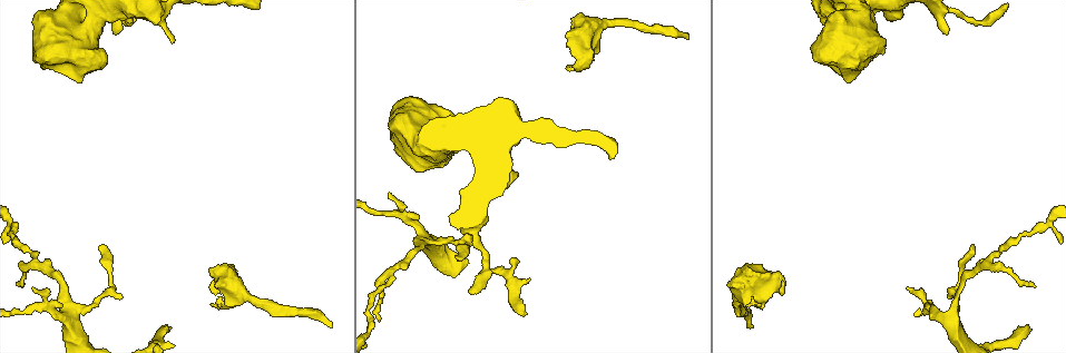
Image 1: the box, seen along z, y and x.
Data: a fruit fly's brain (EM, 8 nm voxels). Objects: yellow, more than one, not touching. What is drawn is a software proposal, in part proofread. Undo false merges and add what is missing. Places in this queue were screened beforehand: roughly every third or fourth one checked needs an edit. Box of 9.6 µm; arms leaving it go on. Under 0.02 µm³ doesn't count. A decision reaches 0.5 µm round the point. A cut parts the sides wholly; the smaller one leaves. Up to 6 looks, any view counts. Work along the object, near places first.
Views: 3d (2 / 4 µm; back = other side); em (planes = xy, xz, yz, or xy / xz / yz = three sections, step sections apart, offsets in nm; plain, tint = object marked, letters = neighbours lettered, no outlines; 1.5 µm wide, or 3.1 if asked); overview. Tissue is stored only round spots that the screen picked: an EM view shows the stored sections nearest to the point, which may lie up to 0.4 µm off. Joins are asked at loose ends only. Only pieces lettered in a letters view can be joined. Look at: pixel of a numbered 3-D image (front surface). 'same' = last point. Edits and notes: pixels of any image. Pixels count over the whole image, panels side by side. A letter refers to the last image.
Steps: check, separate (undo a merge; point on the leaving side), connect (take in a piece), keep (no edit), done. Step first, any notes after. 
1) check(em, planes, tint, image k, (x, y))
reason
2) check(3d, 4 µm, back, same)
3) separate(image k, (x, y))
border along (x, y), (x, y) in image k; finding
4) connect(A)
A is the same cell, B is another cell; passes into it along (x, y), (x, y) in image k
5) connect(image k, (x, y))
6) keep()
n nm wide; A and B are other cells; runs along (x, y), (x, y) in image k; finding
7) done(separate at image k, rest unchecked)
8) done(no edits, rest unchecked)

check(em, planes, letters, image 1, (168, 326))
free end

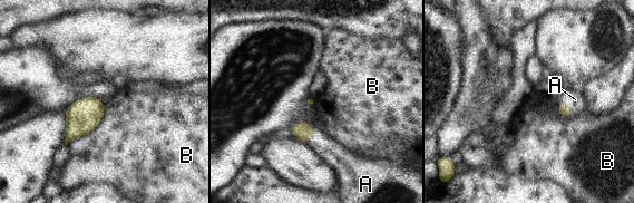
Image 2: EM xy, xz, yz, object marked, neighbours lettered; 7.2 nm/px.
connect(A)
A is the same cell, B is another cell; passes into it along (564, 109), (567, 105), (575, 99) in image 2; it goes on there

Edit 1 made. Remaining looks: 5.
check(em, yz, step 8, tint, image 1, (457, 257))

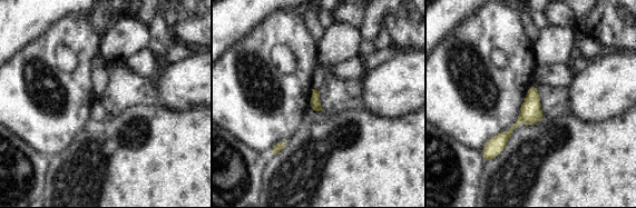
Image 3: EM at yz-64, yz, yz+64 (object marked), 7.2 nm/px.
check(em, planes, letters, same)

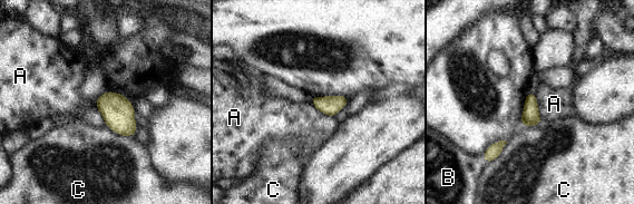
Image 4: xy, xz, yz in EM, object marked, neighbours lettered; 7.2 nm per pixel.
keep()
130 nm wide; A, B and C are other cells; border along (534, 93), (542, 122) in image 4; no lettered piece goes on from it

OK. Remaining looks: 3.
check(em, planes, letters, image 1, (378, 320))
free end

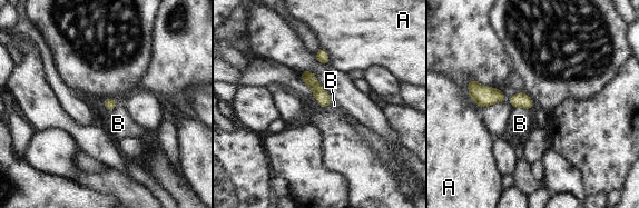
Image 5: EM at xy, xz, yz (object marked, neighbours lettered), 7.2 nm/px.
keep()
A and B are other cells; border along (513, 107), (527, 110) in image 5; none of them fits

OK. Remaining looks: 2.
done(connect at image 2, rest unchecked)

